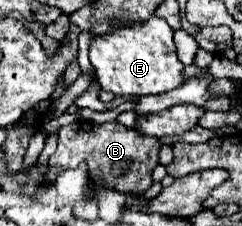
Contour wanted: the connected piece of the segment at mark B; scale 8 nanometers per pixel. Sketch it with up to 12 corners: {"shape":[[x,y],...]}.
{"shape":[[119,122],[61,126],[49,178],[79,162],[129,194],[153,186],[161,142]]}

